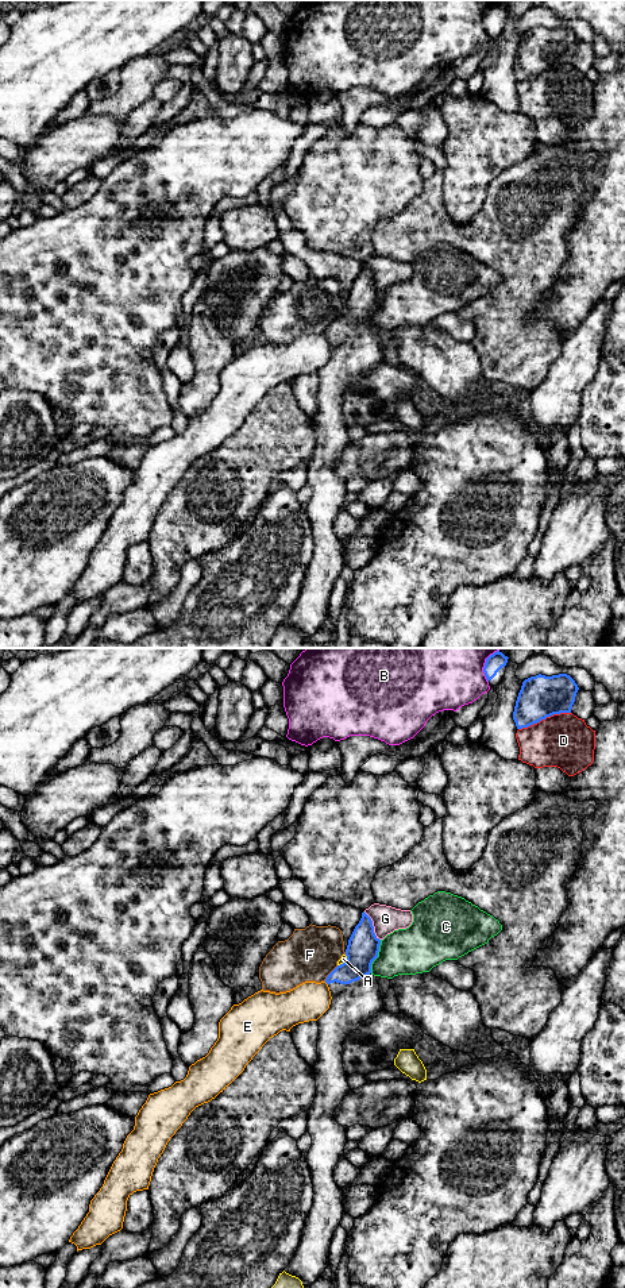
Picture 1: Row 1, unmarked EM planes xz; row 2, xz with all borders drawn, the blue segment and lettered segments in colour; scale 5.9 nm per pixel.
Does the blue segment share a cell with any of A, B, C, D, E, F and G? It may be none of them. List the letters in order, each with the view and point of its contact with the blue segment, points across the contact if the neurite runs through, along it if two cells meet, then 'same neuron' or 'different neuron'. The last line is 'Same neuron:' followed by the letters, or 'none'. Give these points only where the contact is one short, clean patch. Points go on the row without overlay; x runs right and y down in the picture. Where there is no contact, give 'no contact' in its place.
A: contact xz (343, 315); border xz (346, 307), (346, 311), (338, 317); different neuron
B: contact xz (485, 16); different neuron
C: contact xz (377, 308); different neuron
D: contact xz (544, 70); different neuron
E: no contact; different neuron
F: contact xz (330, 326); different neuron
G: contact xz (373, 278); different neuron
Same neuron: none

